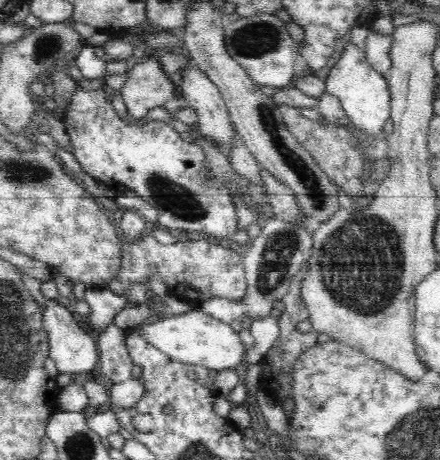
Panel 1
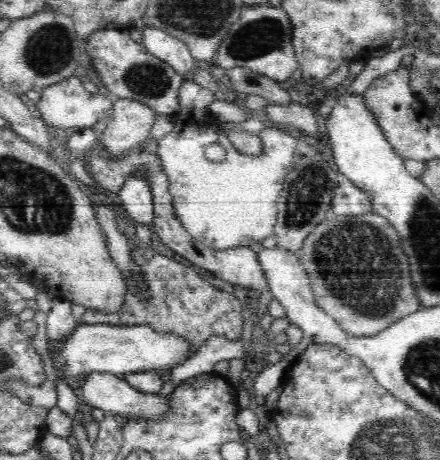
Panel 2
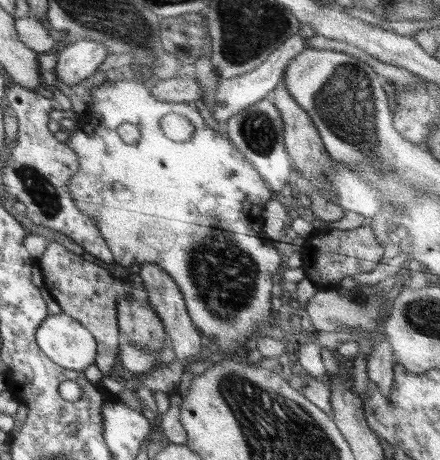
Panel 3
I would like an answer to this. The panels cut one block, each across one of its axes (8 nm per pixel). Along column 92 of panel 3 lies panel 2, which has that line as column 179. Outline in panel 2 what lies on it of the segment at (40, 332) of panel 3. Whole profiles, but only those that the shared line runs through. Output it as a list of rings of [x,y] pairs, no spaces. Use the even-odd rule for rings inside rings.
[[[79,322],[66,342],[62,344],[60,357],[66,365],[70,380],[81,380],[93,373],[109,373],[126,376],[129,373],[173,369],[190,358],[190,344],[184,337],[171,332],[156,332],[147,324],[136,326],[114,326],[113,324],[86,324]]]

